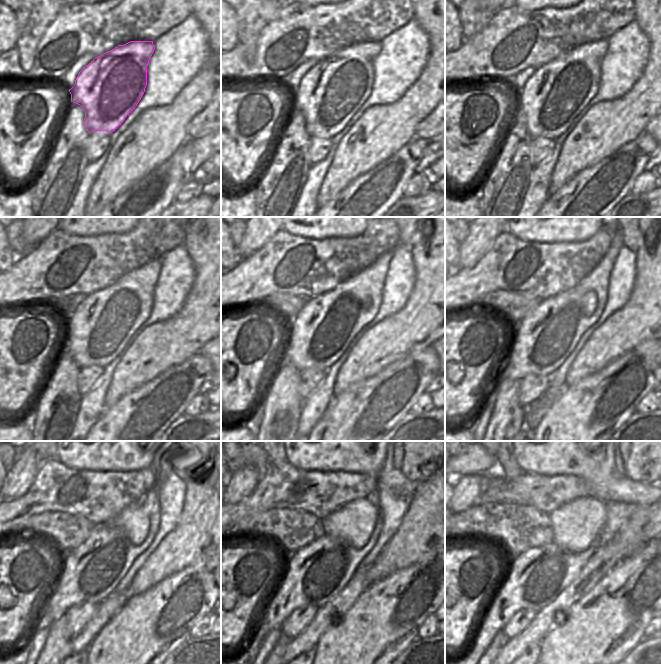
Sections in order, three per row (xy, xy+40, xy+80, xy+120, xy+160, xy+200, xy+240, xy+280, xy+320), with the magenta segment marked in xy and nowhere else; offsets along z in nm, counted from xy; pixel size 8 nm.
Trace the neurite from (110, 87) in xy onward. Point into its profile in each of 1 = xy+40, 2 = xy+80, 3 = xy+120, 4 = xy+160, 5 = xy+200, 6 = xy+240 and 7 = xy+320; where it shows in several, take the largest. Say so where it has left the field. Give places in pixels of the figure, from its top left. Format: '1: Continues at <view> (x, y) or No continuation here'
1: Continues at xy+40 (330, 93)
2: Continues at xy+80 (550, 100)
3: Continues at xy+120 (97, 330)
4: Continues at xy+160 (321, 332)
5: Continues at xy+200 (541, 342)
6: Continues at xy+240 (89, 573)
7: Continues at xy+320 (534, 579)

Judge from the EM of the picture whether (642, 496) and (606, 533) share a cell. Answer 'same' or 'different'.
different

